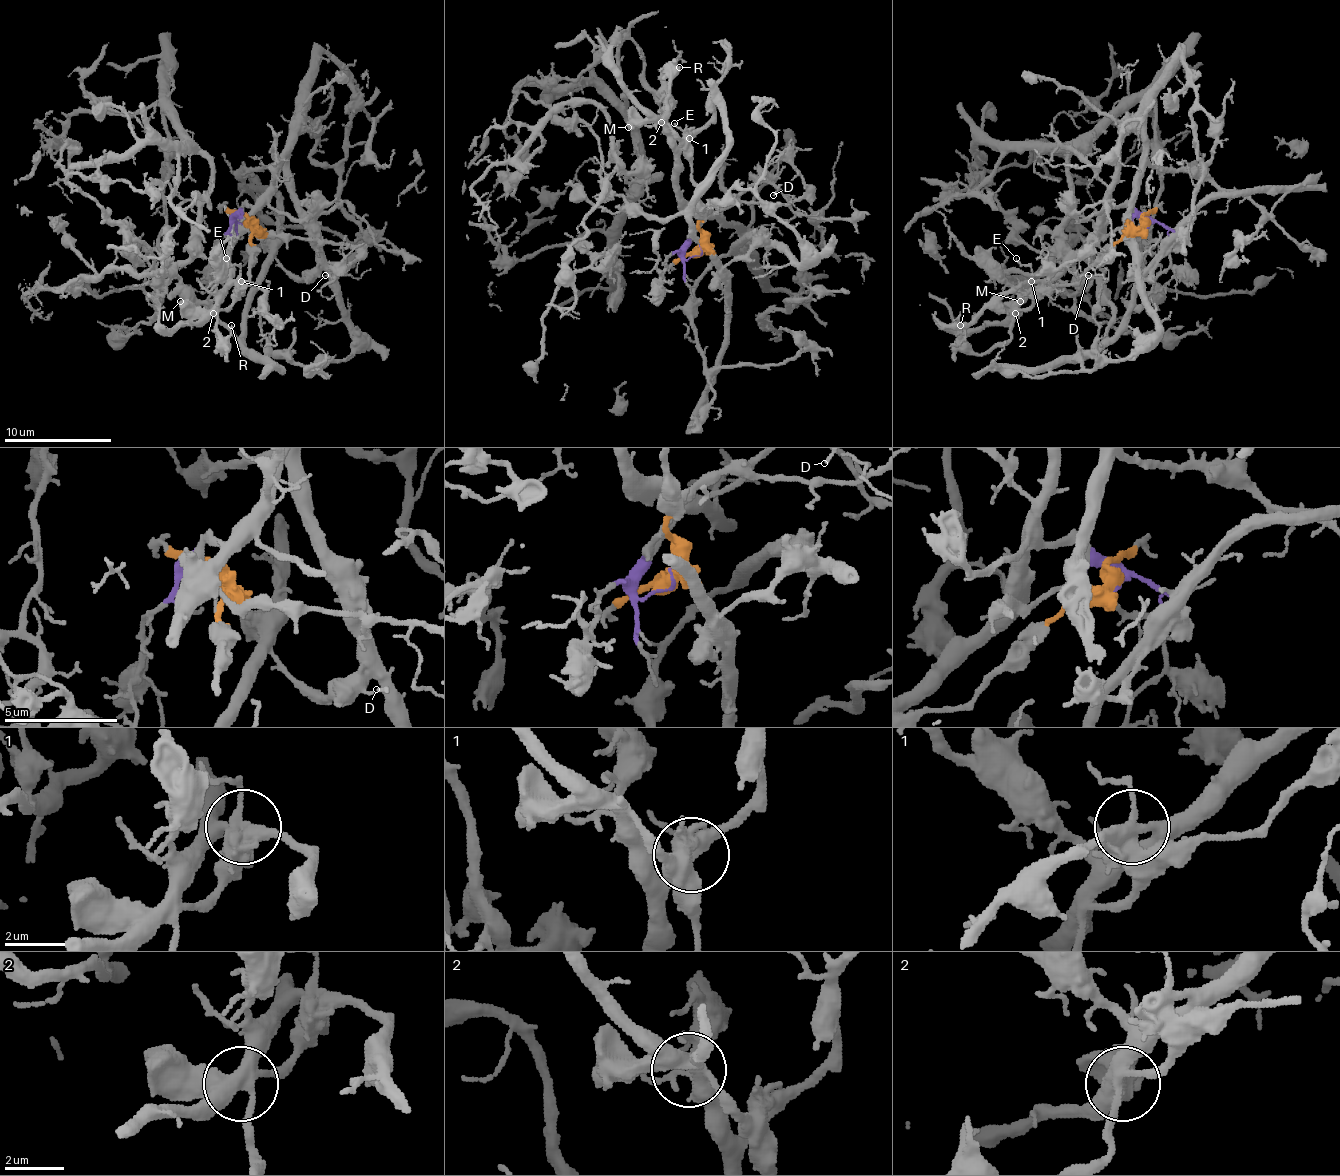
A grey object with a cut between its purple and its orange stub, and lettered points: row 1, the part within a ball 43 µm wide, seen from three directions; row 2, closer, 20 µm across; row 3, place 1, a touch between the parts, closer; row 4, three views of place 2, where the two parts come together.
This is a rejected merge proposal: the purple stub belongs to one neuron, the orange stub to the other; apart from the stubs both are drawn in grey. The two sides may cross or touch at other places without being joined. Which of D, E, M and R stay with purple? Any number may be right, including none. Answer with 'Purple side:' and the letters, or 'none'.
Purple side: D

